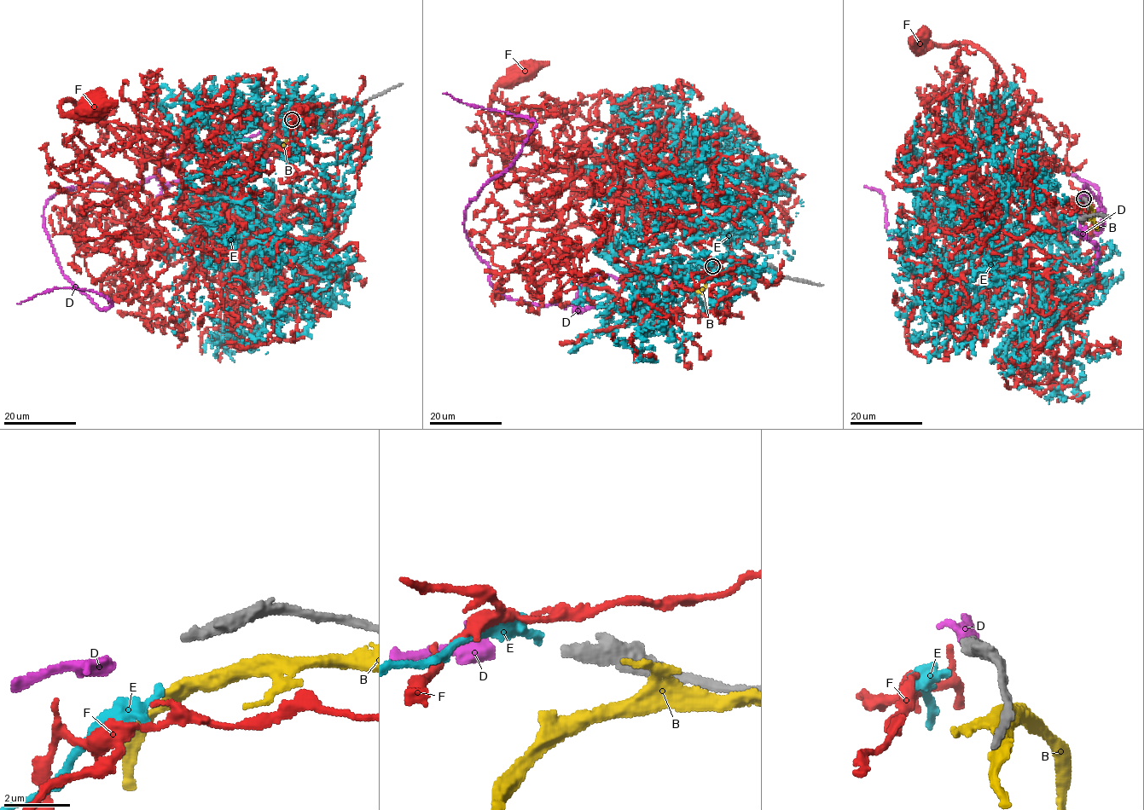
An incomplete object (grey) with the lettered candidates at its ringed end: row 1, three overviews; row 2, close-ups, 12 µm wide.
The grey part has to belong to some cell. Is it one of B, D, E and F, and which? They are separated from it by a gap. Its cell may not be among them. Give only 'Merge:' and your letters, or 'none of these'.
Merge: D

